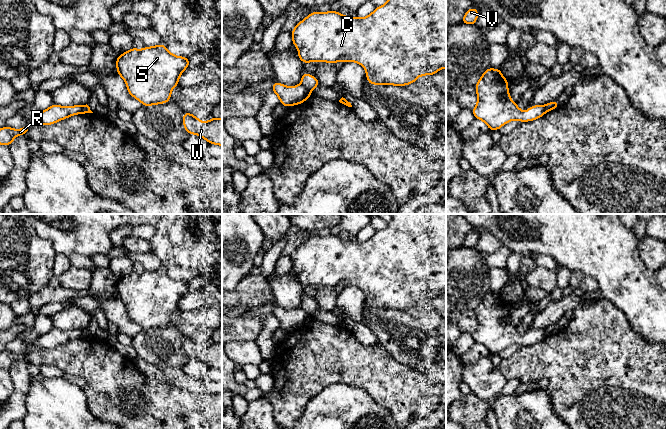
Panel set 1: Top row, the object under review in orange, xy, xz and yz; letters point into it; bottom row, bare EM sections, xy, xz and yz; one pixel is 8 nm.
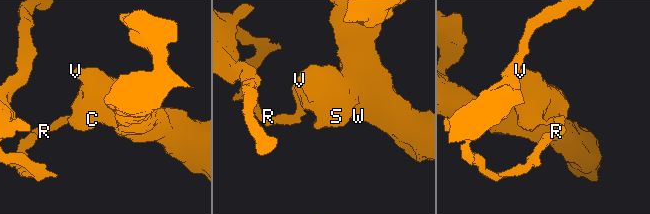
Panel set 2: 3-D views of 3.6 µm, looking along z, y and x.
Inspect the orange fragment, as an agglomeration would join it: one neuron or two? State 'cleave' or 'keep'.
cleave

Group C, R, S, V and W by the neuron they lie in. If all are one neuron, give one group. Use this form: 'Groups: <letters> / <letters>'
Groups: C S V W / R

